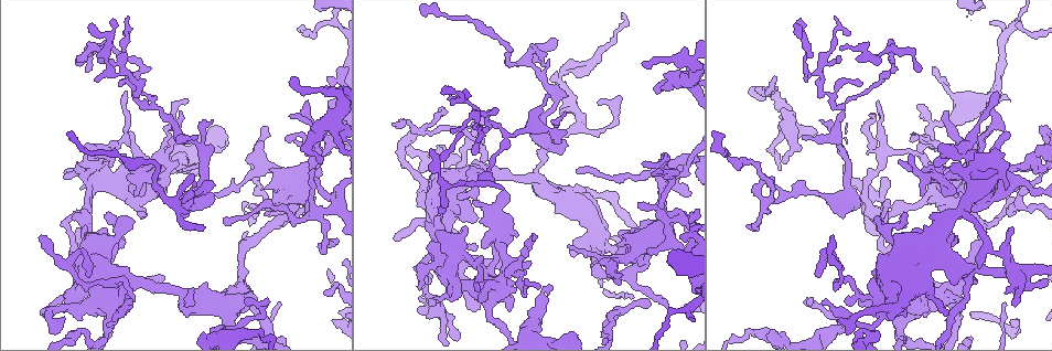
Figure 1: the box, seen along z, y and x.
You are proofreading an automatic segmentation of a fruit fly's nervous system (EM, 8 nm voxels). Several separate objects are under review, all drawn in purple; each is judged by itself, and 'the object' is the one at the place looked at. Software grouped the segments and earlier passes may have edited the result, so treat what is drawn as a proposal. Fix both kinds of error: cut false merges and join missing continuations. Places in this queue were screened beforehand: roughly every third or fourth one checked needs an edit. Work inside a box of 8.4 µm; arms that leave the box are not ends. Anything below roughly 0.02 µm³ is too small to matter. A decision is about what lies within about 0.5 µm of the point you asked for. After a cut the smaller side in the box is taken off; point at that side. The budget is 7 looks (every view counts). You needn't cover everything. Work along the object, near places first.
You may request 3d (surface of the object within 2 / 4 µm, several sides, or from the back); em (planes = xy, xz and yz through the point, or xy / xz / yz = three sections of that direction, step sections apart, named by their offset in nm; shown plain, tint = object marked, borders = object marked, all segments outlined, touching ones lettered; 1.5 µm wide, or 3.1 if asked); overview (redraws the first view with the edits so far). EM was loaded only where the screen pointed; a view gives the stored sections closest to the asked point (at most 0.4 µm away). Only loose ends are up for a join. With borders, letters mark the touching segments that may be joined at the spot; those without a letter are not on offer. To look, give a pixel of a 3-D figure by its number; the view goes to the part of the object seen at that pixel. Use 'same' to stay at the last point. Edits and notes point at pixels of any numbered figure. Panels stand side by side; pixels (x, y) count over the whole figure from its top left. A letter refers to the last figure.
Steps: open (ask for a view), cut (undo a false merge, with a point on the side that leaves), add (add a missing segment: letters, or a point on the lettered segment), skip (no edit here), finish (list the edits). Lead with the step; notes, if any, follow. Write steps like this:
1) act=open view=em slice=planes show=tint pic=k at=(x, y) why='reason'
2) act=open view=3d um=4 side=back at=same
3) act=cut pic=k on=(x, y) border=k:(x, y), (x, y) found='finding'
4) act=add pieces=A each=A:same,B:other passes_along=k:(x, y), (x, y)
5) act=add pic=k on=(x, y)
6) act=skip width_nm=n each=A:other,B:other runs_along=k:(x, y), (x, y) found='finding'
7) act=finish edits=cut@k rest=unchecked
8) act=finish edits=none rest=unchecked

act=open view=em slice=xy step=8 show=tint pic=1 at=(72, 306) why='thick turns thin'

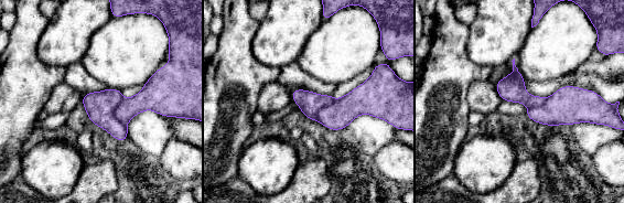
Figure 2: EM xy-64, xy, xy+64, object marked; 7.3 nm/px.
act=open view=em slice=planes show=tint at=same

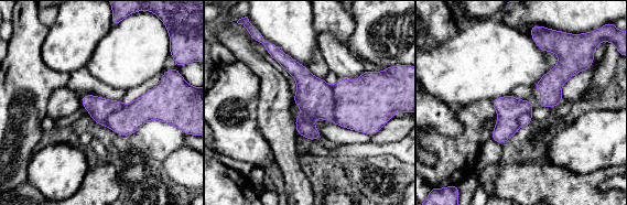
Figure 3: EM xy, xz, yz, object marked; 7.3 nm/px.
act=open view=em slice=planes show=borders at=same why='see the neighbours'

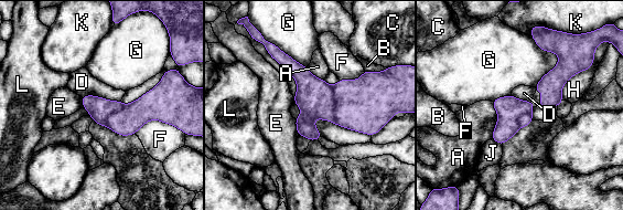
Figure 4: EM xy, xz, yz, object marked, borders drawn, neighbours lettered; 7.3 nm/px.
act=skip each=A:other,B:other,C:other,D:other,E:other,F:other,G:other,H:other,J:other,K:other,L:other border=4:(81, 95), (98, 95), (120, 101) found='continuous, no second neuron'

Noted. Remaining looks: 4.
act=open view=3d um=4 pic=1 at=(40, 235) why='thin end'

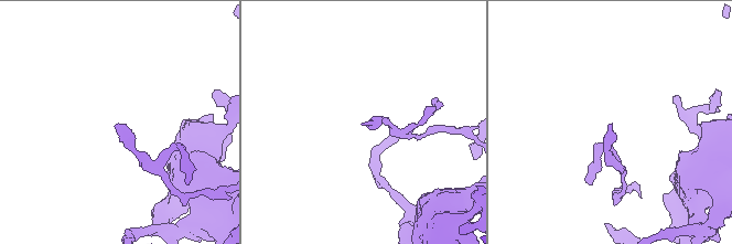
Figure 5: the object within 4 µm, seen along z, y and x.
act=open view=em slice=planes show=borders pic=5 at=(360, 124) why='shape alone is not enough'

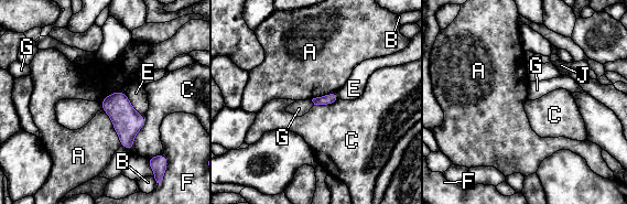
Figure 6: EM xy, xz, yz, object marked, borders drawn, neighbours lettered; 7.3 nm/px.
act=skip width_nm=80 each=A:other,B:other,C:other,E:other,F:other,G:other,J:other border=6:(311, 99), (314, 104) found='none of them fits'

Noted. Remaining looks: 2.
act=open view=3d um=4 pic=1 at=(317, 161) why='branch stops here'

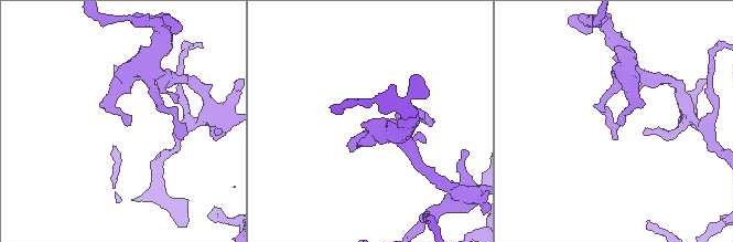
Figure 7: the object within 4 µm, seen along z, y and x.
act=open view=em slice=planes show=borders pic=7 at=(125, 124) why='now the EM'

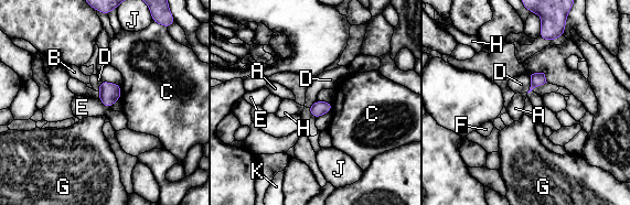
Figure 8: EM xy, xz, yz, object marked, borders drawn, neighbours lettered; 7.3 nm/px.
act=skip longest_contact=D:120nm each=A:other,B:other,C:other,D:other,E:other,F:other,G:other,H:other,J:other,K:other border=8:(99, 100), (103, 105), (110, 108) found='none of them fits'

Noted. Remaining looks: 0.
act=finish edits=none rest=unchecked

